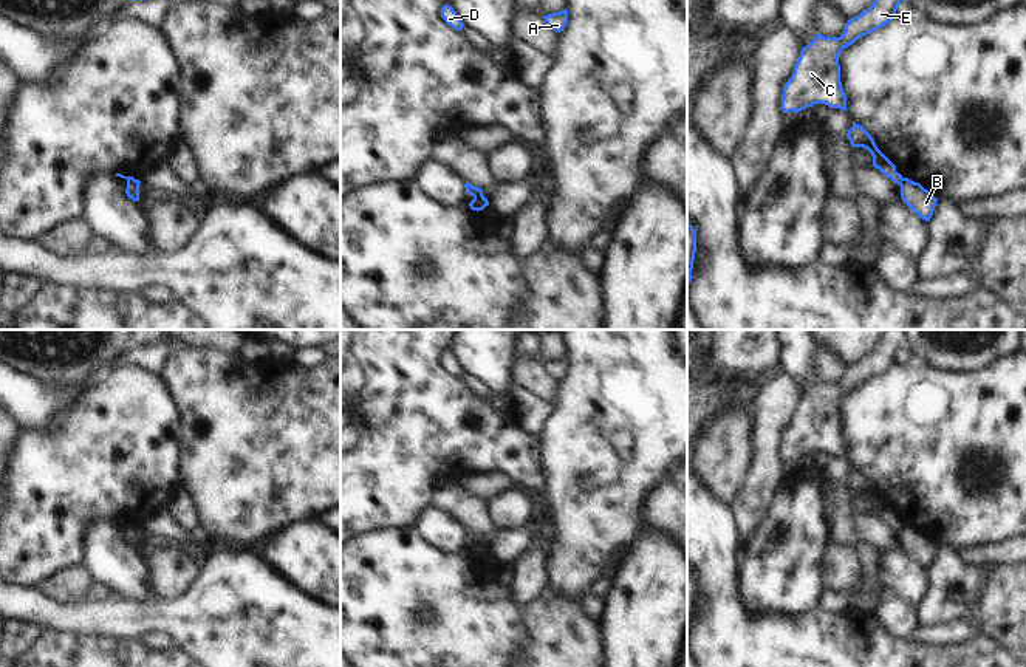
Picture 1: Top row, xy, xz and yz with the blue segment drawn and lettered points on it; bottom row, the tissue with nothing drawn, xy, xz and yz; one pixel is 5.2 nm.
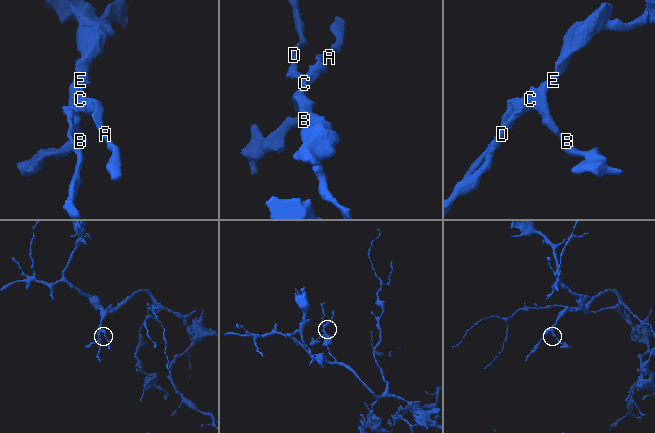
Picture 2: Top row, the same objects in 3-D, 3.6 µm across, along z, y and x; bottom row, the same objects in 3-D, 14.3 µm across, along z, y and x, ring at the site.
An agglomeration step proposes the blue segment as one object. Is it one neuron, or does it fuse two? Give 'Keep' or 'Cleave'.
Cleave

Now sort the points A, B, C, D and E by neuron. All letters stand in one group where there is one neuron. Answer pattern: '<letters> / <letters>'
A C D E / B

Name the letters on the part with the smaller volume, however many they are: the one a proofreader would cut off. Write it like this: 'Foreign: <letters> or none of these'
Foreign: B

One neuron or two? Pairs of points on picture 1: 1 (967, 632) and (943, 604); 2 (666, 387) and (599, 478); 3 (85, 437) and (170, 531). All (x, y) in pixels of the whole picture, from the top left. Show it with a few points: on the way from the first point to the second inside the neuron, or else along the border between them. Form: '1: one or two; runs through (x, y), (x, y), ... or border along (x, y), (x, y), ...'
1: two; border along (964, 616), (923, 627)
2: one; runs through (666, 415), (663, 435), (627, 471)
3: two; border along (166, 508), (146, 519), (140, 526)

